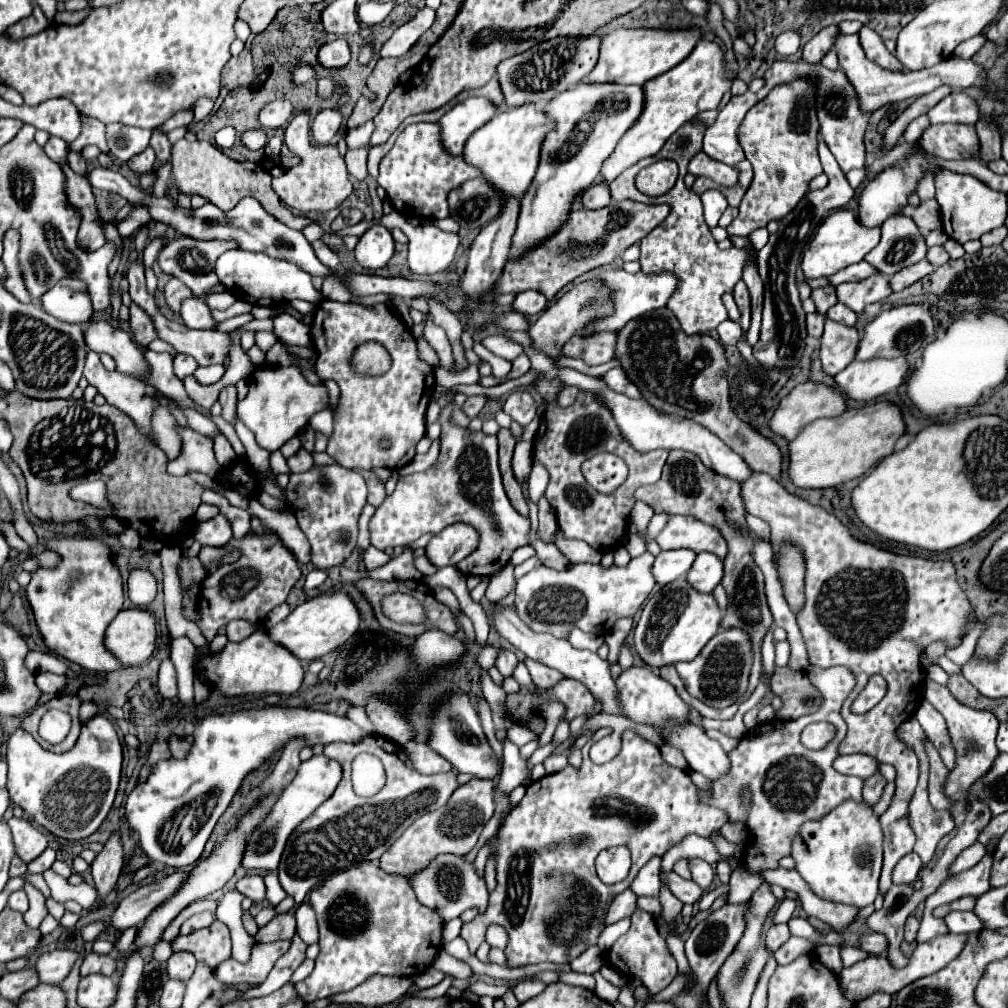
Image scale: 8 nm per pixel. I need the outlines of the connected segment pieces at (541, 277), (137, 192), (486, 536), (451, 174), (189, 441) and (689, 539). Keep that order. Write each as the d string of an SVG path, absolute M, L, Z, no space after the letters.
M625 200L619 206L607 206L601 210L575 210L569 218L569 224L561 228L561 234L553 236L549 244L541 244L537 252L531 252L525 260L517 260L517 264L505 264L505 272L501 276L501 284L497 284L499 294L507 292L525 292L537 290L545 292L549 300L577 276L597 268L611 264L623 250L631 244L645 238L665 216L669 214L669 206L649 206Z
M95 168L91 174L87 174L87 180L93 188L99 188L99 190L107 190L107 192L115 192L123 198L127 198L127 202L131 204L141 204L149 210L151 218L157 220L157 222L165 222L169 226L173 226L181 236L193 236L195 240L237 240L239 246L243 250L249 250L249 252L265 252L267 256L273 256L273 258L281 258L281 260L289 260L293 264L297 264L301 270L309 272L311 276L319 276L319 278L327 278L327 276L333 276L333 270L323 266L311 244L307 242L307 238L299 232L299 230L293 230L285 224L281 224L279 220L275 220L273 216L269 216L261 204L247 196L243 198L233 210L229 210L227 214L221 212L215 204L207 202L203 204L199 210L181 210L177 208L175 204L171 204L169 198L157 198L151 194L149 188L141 188L141 186L133 186L129 184L127 178L123 178L117 170L109 170L109 168Z
M449 402L439 418L441 424L441 450L439 450L439 458L437 462L425 470L425 472L417 472L417 474L409 474L409 476L399 476L395 492L391 496L387 496L383 500L383 504L377 508L375 516L371 518L371 544L379 550L385 548L395 548L395 546L403 546L409 542L415 542L419 536L423 534L437 534L441 532L445 526L455 524L455 522L465 522L471 524L477 534L479 534L479 544L477 550L471 552L465 560L461 560L457 564L457 570L465 576L493 576L495 572L499 572L513 556L513 552L521 546L529 544L529 530L531 530L531 522L529 518L521 516L511 504L509 498L505 496L503 484L501 484L501 472L499 472L499 464L497 464L497 438L495 436L487 436L483 432L471 432L469 428L461 428L451 420L451 412L453 412L453 402Z
M411 124L399 134L393 148L383 156L377 182L385 188L389 202L399 214L439 220L449 216L447 192L477 176L477 170L469 168L461 156L449 156L441 148L441 140L437 140L437 124Z
M179 428L179 434L183 438L183 452L177 460L167 464L167 474L169 476L185 476L189 470L199 470L211 478L221 474L221 466L217 464L215 456L213 456L213 442L211 438L187 430L187 428Z
M671 516L663 532L657 536L661 550L691 548L693 552L713 552L721 560L727 556L727 542L715 526L709 526L693 516Z

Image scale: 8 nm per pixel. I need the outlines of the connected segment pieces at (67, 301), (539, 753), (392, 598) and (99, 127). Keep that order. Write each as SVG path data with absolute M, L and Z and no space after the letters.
M77 278L59 280L49 292L45 292L41 308L51 316L73 324L85 324L93 318L87 286Z
M549 742L549 744L541 746L541 748L537 748L537 750L533 752L533 756L529 758L529 768L533 768L535 764L541 764L541 762L543 762L551 752L553 752L553 750L551 750L553 746L555 746L555 744L553 744L553 742Z
M393 592L381 598L383 614L391 618L397 624L423 624L425 622L425 610L423 606L409 594Z
M81 116L81 118L83 118L81 136L75 142L67 144L67 152L71 152L71 150L83 150L89 144L97 146L103 154L109 152L107 142L105 142L105 124L99 122L99 120L95 120L95 118L87 118L87 116Z

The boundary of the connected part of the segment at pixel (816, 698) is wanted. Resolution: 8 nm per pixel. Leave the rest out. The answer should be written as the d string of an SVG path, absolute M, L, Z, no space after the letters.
M787 666L775 668L775 676L771 678L771 690L783 700L783 708L779 712L779 718L783 720L795 720L795 718L801 718L803 714L811 714L821 704L821 694L809 684L809 678L805 676L805 672L793 672Z

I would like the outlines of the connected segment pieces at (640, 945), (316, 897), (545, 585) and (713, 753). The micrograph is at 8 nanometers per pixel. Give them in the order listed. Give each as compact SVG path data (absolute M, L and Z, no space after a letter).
M635 910L635 916L633 916L633 922L631 922L629 932L623 934L611 946L611 950L609 950L609 964L615 966L617 970L625 972L625 976L641 978L643 980L643 986L649 988L649 992L653 992L653 994L659 994L677 976L675 958L671 956L669 948L665 944L665 938L659 936L655 918L649 912L645 912L645 910Z
M365 862L351 866L335 876L331 876L327 882L323 882L319 888L315 888L309 894L309 902L317 912L319 922L319 946L321 952L315 960L315 970L301 982L295 984L295 992L305 1002L313 1002L319 998L329 998L339 992L353 990L355 986L363 984L369 976L381 974L381 976L417 976L425 972L429 964L433 964L437 952L441 950L441 918L437 912L425 908L421 902L417 902L413 888L409 886L407 878L397 874L383 872L377 864Z
M645 552L645 554L633 558L625 568L613 566L613 568L605 570L599 564L575 564L573 568L563 570L563 572L551 570L547 566L533 568L531 572L527 572L525 576L521 576L517 580L517 586L515 586L517 616L533 632L549 632L555 638L567 638L573 628L579 628L583 632L603 632L603 634L607 634L611 630L611 626L615 624L615 620L625 618L625 616L633 618L637 614L637 610L641 608L641 604L651 594L651 590L655 586L655 580L653 580L653 574L651 574L653 560L655 560L655 556L651 552Z
M689 724L689 728L669 728L669 740L683 750L689 768L701 772L703 776L717 780L729 772L727 752L719 742L711 740L699 726Z

